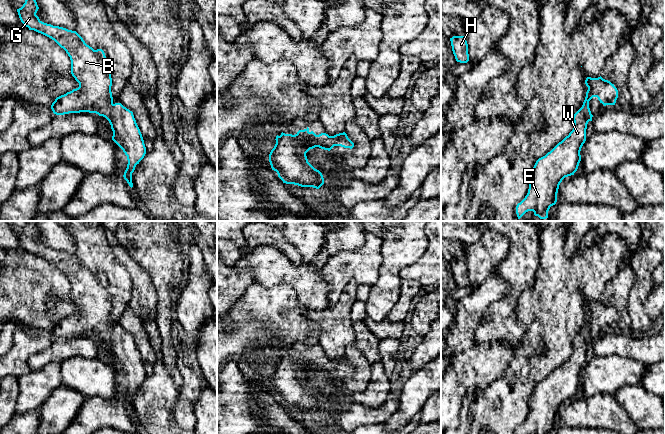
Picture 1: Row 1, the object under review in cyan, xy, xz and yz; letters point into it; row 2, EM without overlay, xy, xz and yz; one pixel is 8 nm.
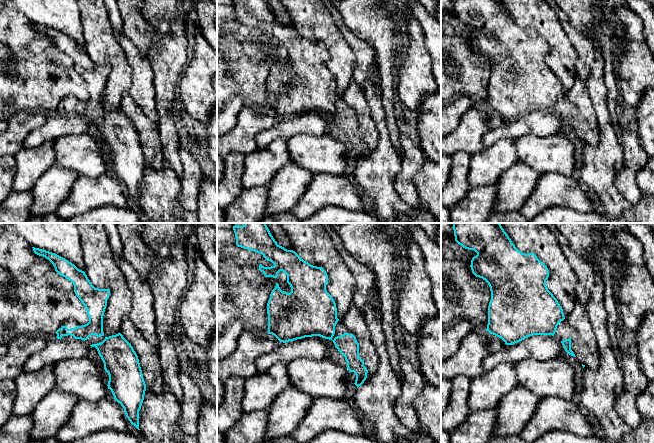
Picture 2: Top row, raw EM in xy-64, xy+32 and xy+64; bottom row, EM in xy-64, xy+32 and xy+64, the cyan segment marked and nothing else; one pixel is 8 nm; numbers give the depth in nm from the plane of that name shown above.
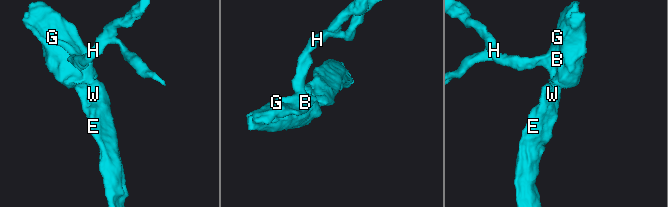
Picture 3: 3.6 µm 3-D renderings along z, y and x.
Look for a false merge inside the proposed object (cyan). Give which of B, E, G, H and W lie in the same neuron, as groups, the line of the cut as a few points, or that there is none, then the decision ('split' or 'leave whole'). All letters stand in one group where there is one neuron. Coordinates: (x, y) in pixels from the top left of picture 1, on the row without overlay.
groups B E G H W; cut none; leave whole

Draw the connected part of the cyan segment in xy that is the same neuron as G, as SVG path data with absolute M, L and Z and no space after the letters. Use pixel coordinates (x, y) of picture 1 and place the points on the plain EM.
M27 221L23 230L17 233L21 246L29 252L54 264L63 272L71 284L71 298L79 307L79 311L55 323L51 333L56 339L69 337L89 336L105 341L113 355L112 364L123 374L127 380L128 388L124 396L124 403L132 412L132 397L146 378L146 371L140 353L136 347L133 336L121 327L113 327L111 316L112 302L106 288L106 280L102 273L94 274L87 269L83 262L76 256L63 251L53 250L42 246L36 239L39 231L34 221Z

